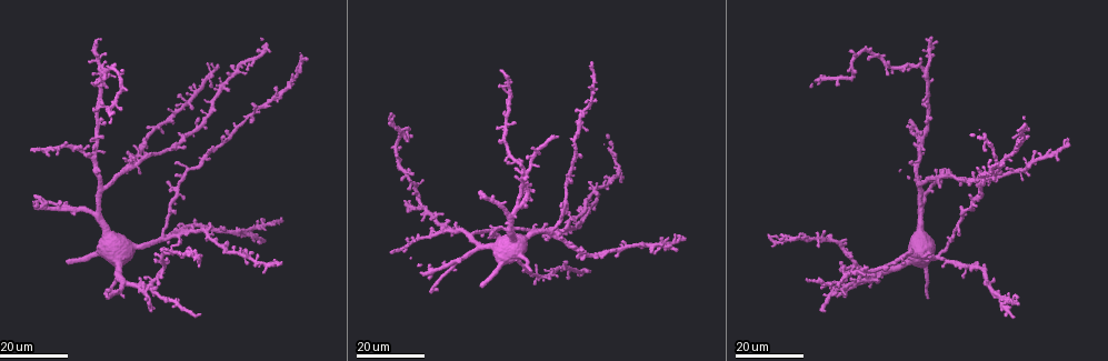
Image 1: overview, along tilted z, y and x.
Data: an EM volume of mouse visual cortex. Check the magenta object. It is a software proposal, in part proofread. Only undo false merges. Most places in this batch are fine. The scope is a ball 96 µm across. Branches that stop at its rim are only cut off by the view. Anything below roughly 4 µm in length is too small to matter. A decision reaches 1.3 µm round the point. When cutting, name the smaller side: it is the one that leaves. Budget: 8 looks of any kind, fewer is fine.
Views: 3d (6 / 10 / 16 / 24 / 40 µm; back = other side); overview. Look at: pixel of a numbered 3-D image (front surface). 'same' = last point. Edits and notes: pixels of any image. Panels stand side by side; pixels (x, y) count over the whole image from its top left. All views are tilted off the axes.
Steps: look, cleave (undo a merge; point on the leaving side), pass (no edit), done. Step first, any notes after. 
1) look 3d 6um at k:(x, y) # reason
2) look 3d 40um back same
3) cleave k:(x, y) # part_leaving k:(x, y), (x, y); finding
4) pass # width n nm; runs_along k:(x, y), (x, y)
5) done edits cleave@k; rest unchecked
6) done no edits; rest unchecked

look 3d 24um at 1:(926, 192)

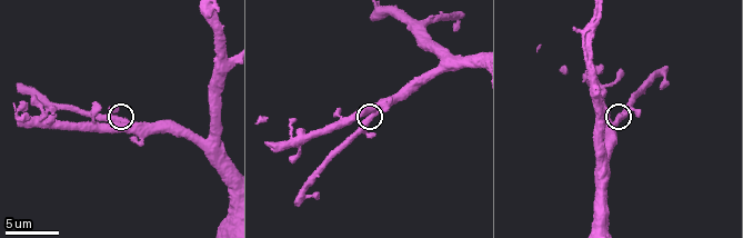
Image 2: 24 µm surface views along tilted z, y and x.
look 3d 6um at 2:(616, 121)

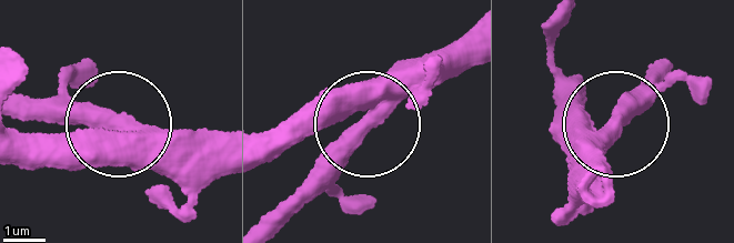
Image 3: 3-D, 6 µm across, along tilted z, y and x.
look 3d 6um back at 3:(357, 129)

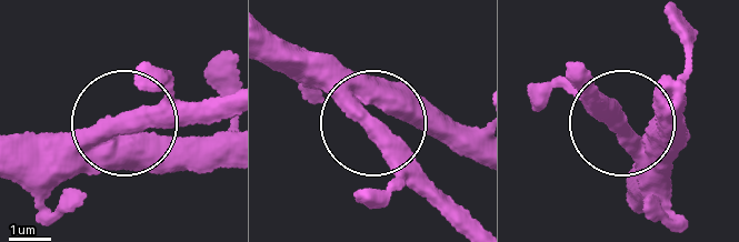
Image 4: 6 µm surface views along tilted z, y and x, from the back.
pass # runs_along 4:(26, 175), (67, 168), (137, 123), (222, 113); one neuron here

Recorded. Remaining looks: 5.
look 3d 16um at 1:(163, 240)

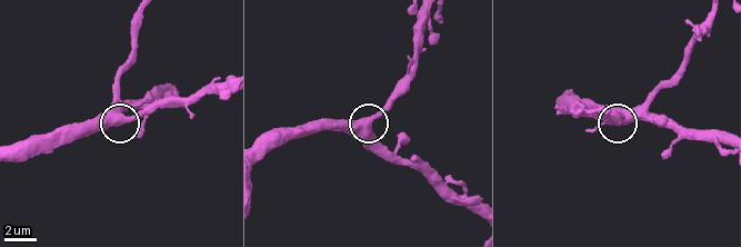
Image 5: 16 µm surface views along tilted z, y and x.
look 3d 6um at 5:(370, 123) # zoom in

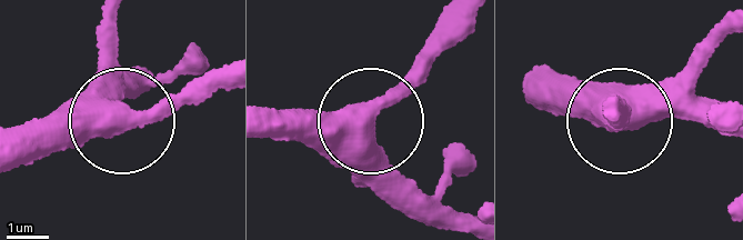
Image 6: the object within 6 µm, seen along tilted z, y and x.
pass # width 520 nm; all the same neuron

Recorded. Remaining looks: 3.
look 3d 16um at 1:(650, 243) # side arm on a straight run

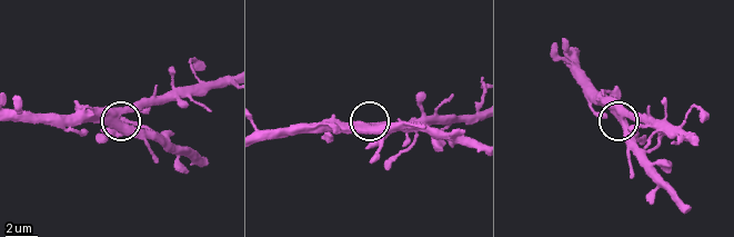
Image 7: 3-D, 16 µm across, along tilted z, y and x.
look 3d 10um at 7:(623, 116)

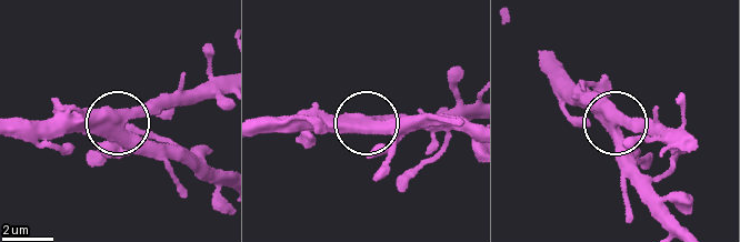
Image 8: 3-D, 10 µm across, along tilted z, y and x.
pass # runs_along 8:(17, 117), (102, 111), (172, 172); continuous, no second neuron

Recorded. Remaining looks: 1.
done no edits; rest unchecked

